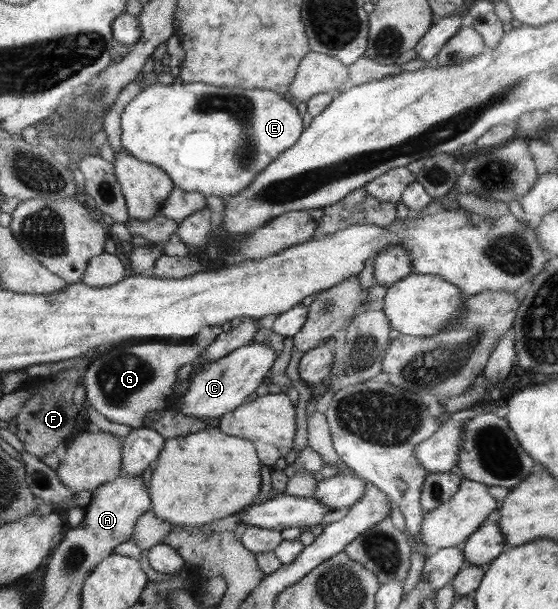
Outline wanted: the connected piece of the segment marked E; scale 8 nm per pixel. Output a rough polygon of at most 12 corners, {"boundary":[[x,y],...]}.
{"boundary":[[146,86],[122,148],[174,186],[240,194],[304,132],[268,89]]}

